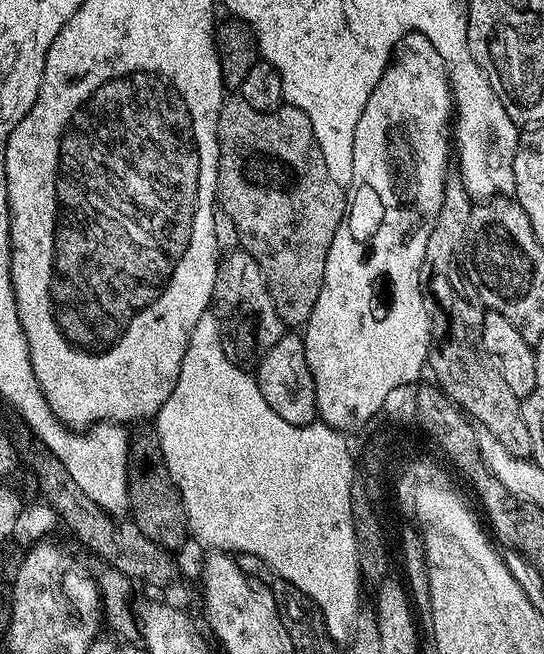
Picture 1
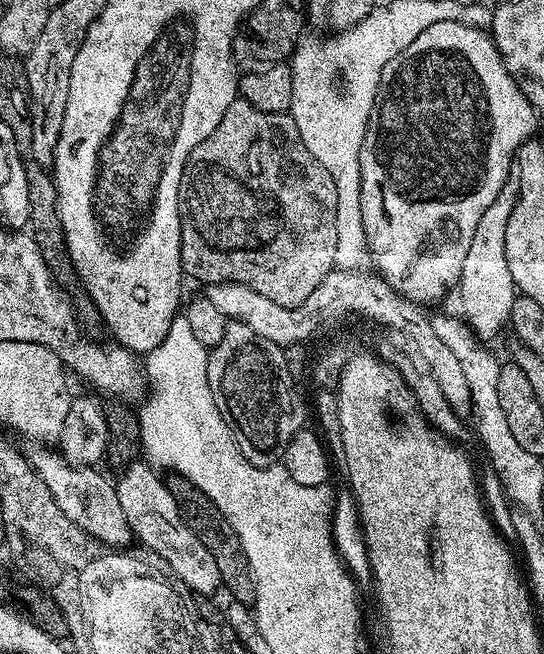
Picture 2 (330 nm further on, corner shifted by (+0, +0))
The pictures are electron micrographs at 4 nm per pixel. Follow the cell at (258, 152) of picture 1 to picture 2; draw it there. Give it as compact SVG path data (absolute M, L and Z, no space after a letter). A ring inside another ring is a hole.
M242 98L230 102L226 114L222 114L222 122L214 126L214 134L194 150L190 150L190 158L184 167L180 183L180 261L189 277L201 280L204 286L218 283L241 283L251 290L270 298L282 307L298 307L309 298L325 276L336 268L338 254L338 190L334 190L334 178L306 150L302 138L298 134L298 126L293 122L288 112L267 112L250 106Z

